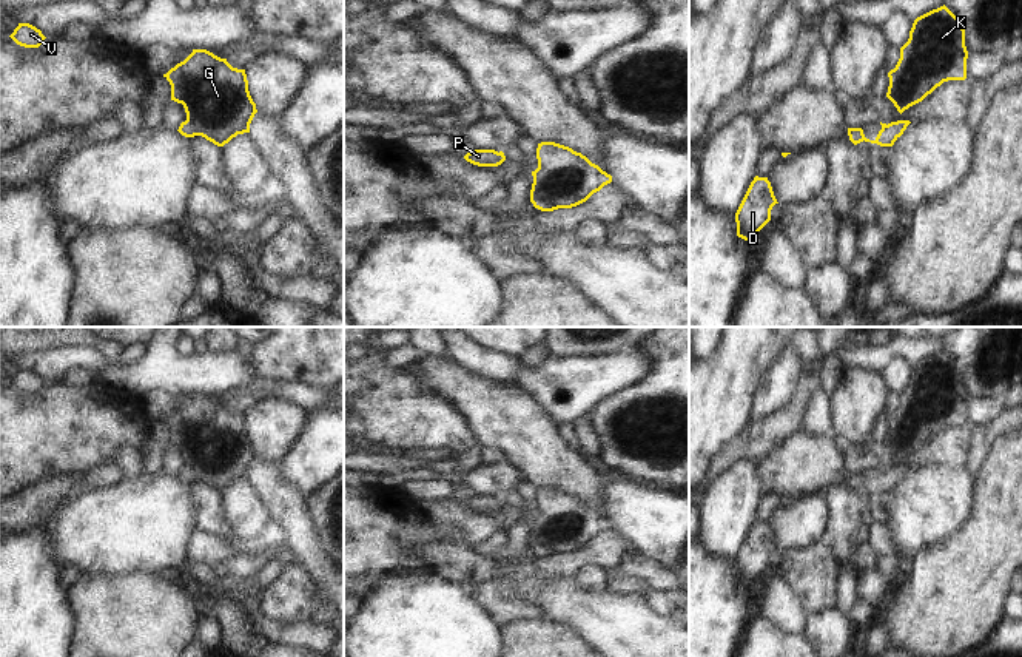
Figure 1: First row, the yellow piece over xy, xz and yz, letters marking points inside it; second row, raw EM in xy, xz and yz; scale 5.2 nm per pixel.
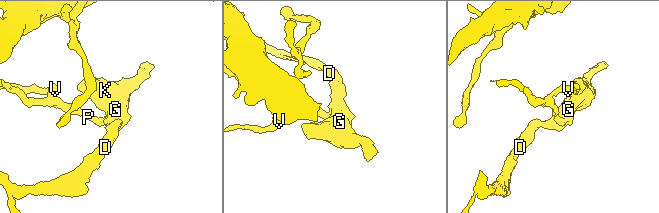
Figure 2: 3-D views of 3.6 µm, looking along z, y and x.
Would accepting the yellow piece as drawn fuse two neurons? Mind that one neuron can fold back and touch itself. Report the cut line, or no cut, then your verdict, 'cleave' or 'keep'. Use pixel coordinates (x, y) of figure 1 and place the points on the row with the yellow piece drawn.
cut xy (185, 121), (196, 134); cleave

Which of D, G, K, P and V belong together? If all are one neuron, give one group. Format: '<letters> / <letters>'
D G K / P V

